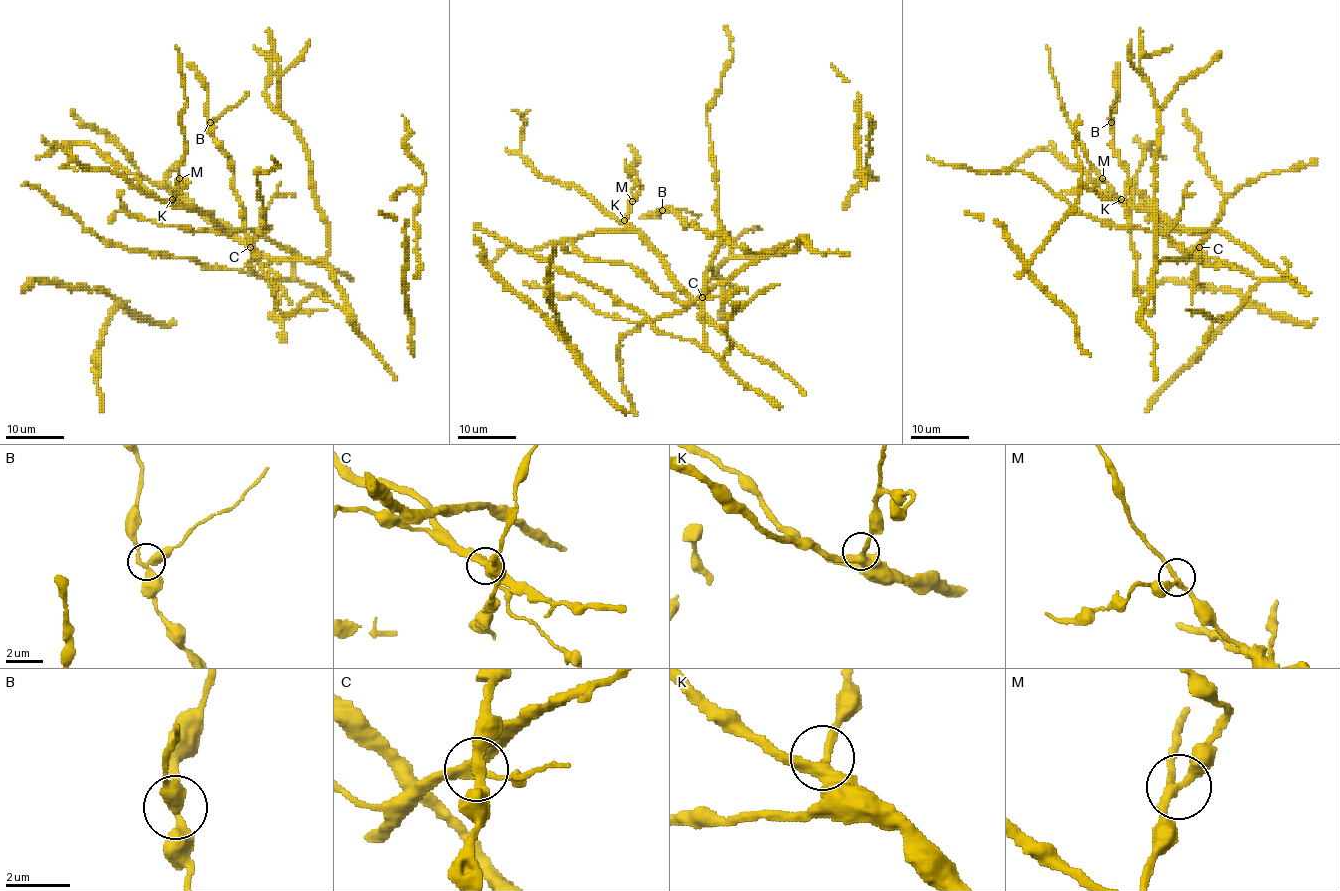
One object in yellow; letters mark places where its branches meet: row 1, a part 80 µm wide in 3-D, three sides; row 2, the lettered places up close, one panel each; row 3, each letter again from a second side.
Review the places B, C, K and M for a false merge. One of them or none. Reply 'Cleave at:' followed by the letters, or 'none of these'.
Cleave at: C

